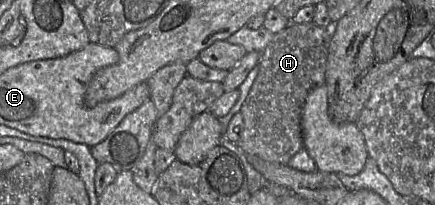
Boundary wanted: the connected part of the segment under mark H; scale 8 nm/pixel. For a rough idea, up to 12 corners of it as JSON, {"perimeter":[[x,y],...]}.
{"perimeter":[[290,23],[261,53],[238,144],[287,165],[331,32]]}

